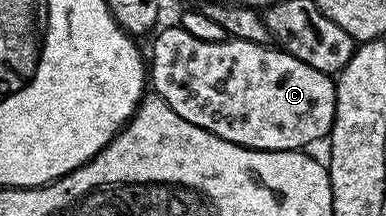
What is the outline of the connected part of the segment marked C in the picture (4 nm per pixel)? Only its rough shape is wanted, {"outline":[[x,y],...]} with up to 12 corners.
{"outline":[[151,37],[150,84],[226,142],[329,135],[336,81],[279,46]]}

